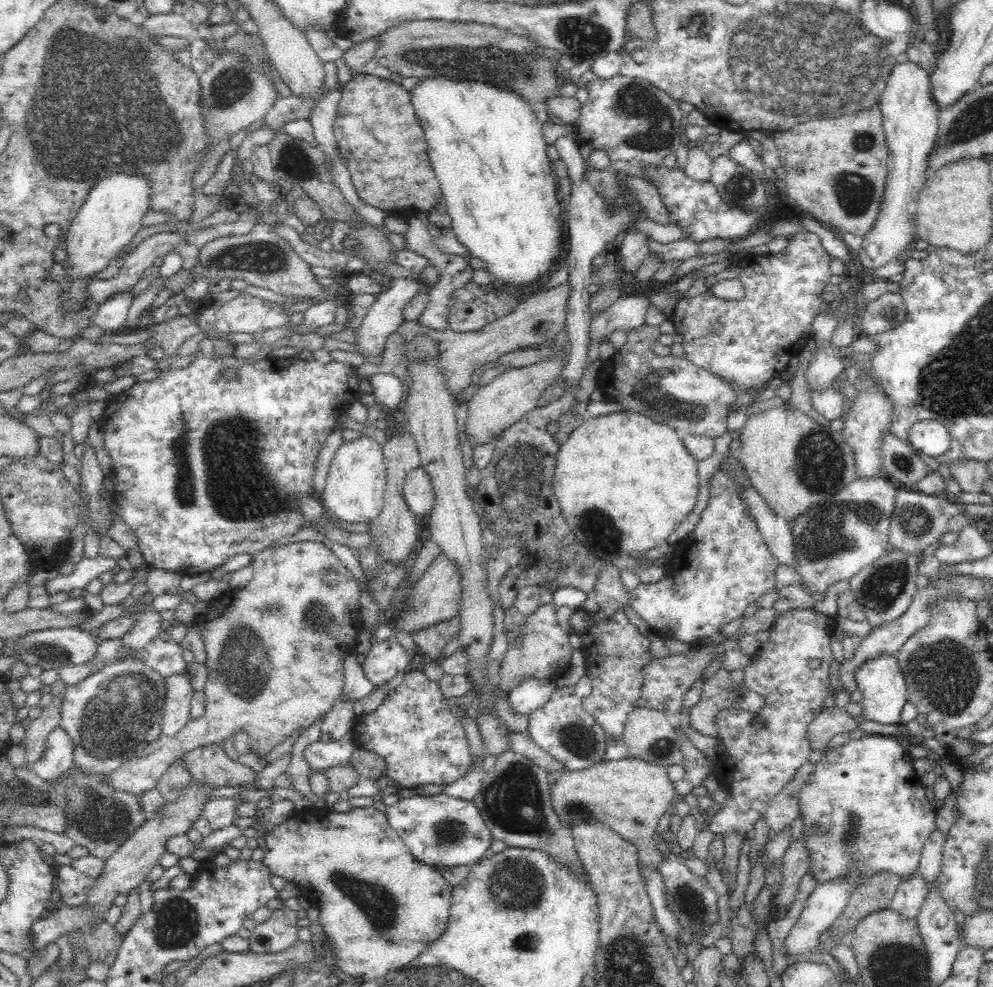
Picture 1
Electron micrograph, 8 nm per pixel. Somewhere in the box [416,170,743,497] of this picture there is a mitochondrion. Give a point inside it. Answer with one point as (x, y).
(652, 391)

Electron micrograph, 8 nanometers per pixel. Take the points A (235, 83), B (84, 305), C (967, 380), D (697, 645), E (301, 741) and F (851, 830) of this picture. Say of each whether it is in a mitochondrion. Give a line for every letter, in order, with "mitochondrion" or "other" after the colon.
A: mitochondrion
B: other
C: mitochondrion
D: other
E: other
F: mitochondrion

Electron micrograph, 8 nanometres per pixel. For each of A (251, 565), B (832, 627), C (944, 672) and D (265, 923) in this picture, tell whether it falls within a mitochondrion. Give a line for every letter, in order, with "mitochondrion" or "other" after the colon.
A: other
B: other
C: mitochondrion
D: other

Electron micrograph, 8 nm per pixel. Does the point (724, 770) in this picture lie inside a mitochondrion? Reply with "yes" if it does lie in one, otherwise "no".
no

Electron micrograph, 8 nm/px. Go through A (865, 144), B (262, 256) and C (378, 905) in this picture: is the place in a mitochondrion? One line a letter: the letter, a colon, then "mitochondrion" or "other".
A: mitochondrion
B: mitochondrion
C: mitochondrion

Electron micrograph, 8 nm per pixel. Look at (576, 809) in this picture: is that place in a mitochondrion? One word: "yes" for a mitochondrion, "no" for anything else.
yes

